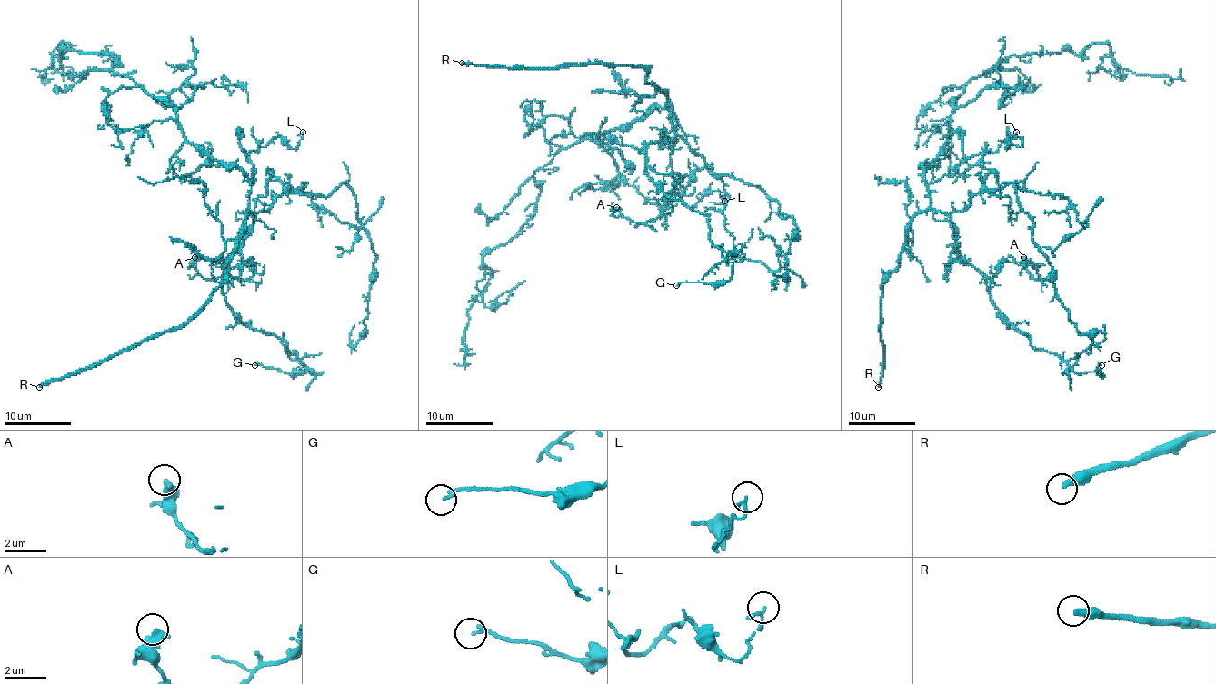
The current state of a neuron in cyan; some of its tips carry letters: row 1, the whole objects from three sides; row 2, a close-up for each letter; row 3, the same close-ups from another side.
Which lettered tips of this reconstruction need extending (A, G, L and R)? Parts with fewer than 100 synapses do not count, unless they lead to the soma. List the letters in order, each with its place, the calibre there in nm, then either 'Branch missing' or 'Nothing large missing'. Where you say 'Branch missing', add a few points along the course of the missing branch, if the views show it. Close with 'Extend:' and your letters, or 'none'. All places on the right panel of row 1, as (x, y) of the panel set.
A: Place: (1023, 257). Thickness 550 nm. Nothing large missing
G: Place: (1101, 365). Thickness 170 nm. Nothing large missing
L: Place: (1016, 132). Thickness 150 nm. Nothing large missing
R: Place: (878, 387). Thickness 360 nm. Branch missing
Extend: R

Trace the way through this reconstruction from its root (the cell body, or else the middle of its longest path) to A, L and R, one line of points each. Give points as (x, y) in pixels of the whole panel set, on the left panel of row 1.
A: (224, 162), (244, 173), (254, 219), (224, 270), (244, 280), (254, 272), (247, 260), (208, 280), (194, 257)
L: (224, 162), (237, 167), (251, 183), (254, 167), (249, 153), (274, 137), (294, 149), (303, 132)
R: (224, 162), (237, 167), (251, 187), (249, 212), (213, 295), (181, 325), (39, 387)

